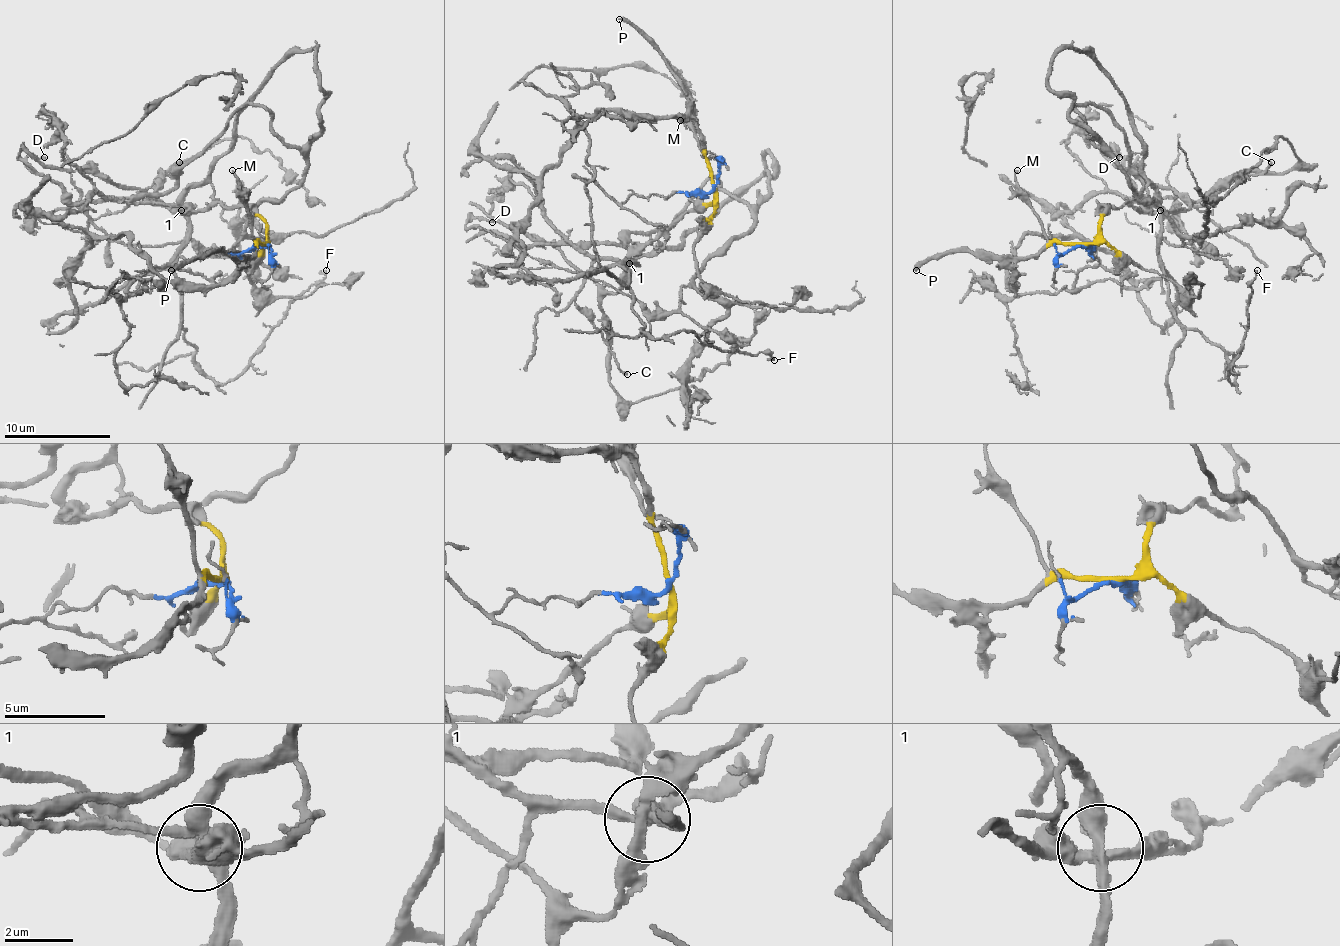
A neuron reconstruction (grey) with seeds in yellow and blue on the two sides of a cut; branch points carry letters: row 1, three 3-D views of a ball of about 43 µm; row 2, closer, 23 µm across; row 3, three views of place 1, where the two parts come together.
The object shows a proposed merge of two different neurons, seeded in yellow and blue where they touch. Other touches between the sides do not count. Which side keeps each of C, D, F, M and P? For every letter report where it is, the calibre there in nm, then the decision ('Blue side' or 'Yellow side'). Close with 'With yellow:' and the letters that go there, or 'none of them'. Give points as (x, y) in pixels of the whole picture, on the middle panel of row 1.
C: Place: (627, 374). Thickness 170 nm. Blue side
D: Place: (492, 222). Thickness 160 nm. Blue side
F: Place: (774, 360). Thickness 170 nm. Blue side
M: Place: (680, 120). Thickness 150 nm. Yellow side
P: Place: (619, 19). Thickness 240 nm. Yellow side
With yellow: M, P

